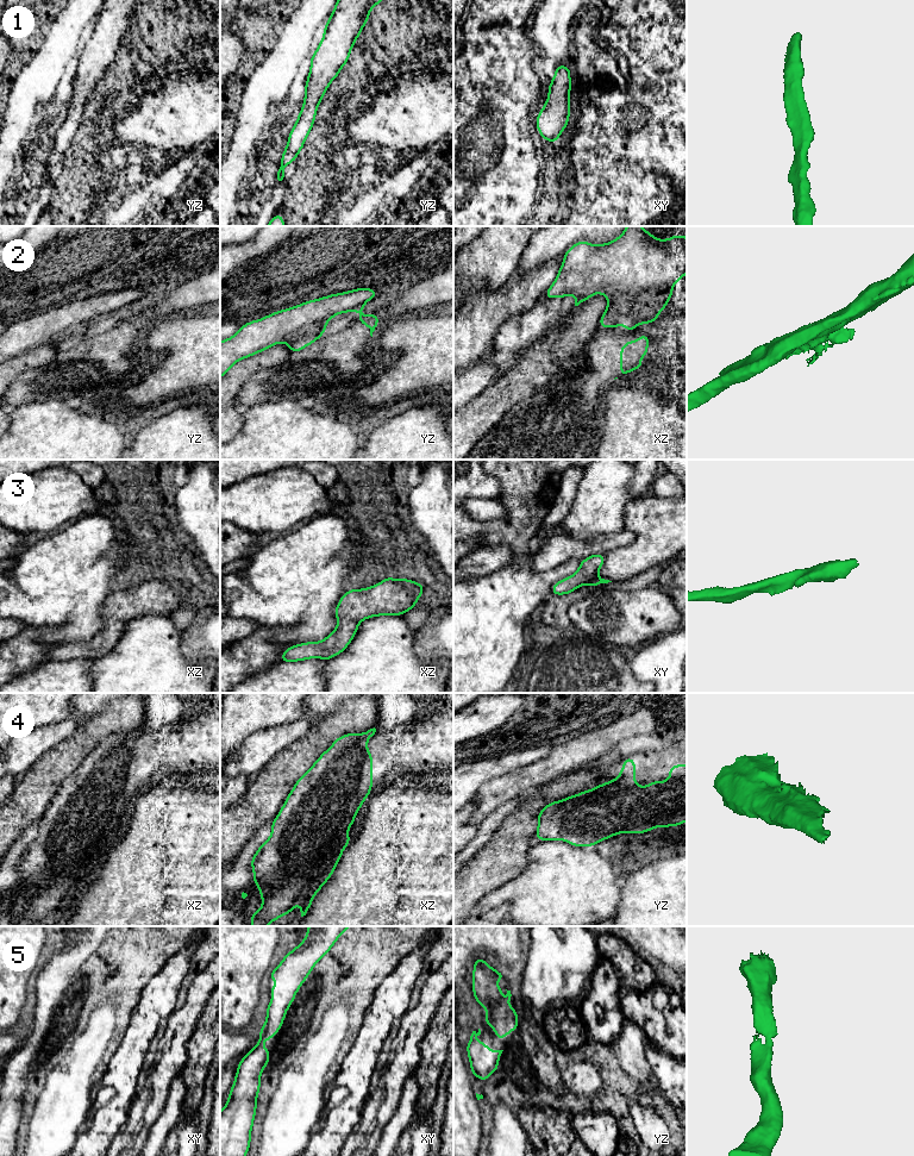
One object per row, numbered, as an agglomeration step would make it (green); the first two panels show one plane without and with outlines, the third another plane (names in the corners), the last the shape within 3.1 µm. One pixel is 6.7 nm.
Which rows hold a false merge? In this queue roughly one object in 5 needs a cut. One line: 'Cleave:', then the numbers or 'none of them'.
Cleave: 2

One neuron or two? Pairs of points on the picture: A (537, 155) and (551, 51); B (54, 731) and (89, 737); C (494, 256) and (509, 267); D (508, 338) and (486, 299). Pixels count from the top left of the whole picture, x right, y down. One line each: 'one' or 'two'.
A: two
B: two
C: one
D: two

